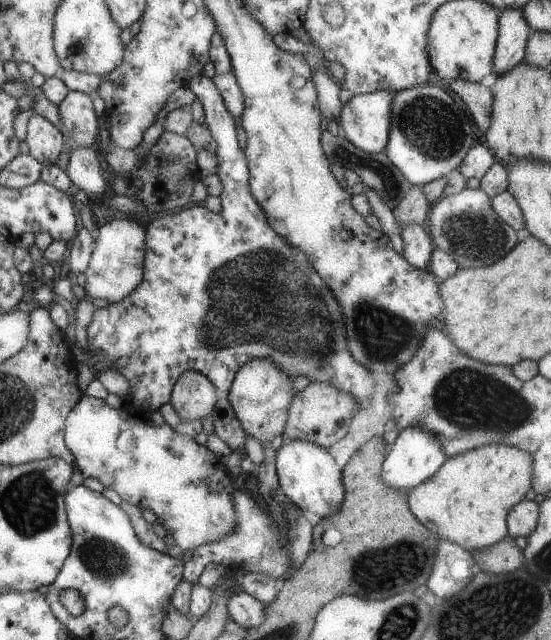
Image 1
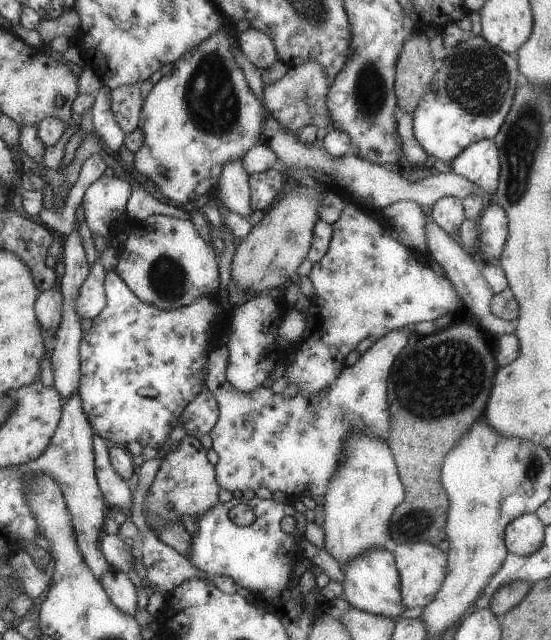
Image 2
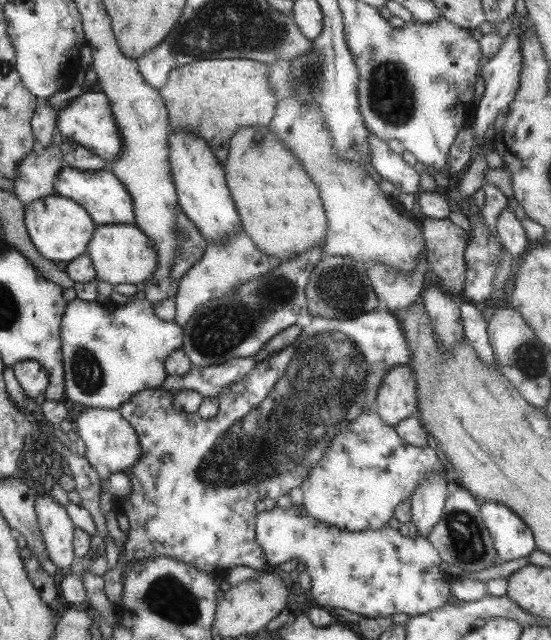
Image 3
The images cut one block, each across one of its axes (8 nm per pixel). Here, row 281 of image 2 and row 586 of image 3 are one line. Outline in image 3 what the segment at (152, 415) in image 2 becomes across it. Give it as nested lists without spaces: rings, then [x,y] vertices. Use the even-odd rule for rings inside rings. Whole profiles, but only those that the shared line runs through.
[[[383,308],[347,320],[313,316],[291,345],[255,362],[241,382],[223,387],[217,394],[217,413],[210,419],[202,419],[197,412],[175,412],[174,395],[160,386],[129,397],[118,410],[133,427],[141,454],[129,470],[130,494],[113,497],[113,510],[125,515],[129,530],[117,566],[103,575],[108,602],[120,604],[122,570],[145,558],[165,556],[210,576],[229,571],[233,566],[265,570],[265,558],[254,540],[253,504],[263,498],[276,501],[291,488],[300,486],[310,468],[321,460],[329,441],[346,430],[349,421],[361,411],[375,407],[377,391],[387,371],[407,362],[409,349],[401,325]]]

